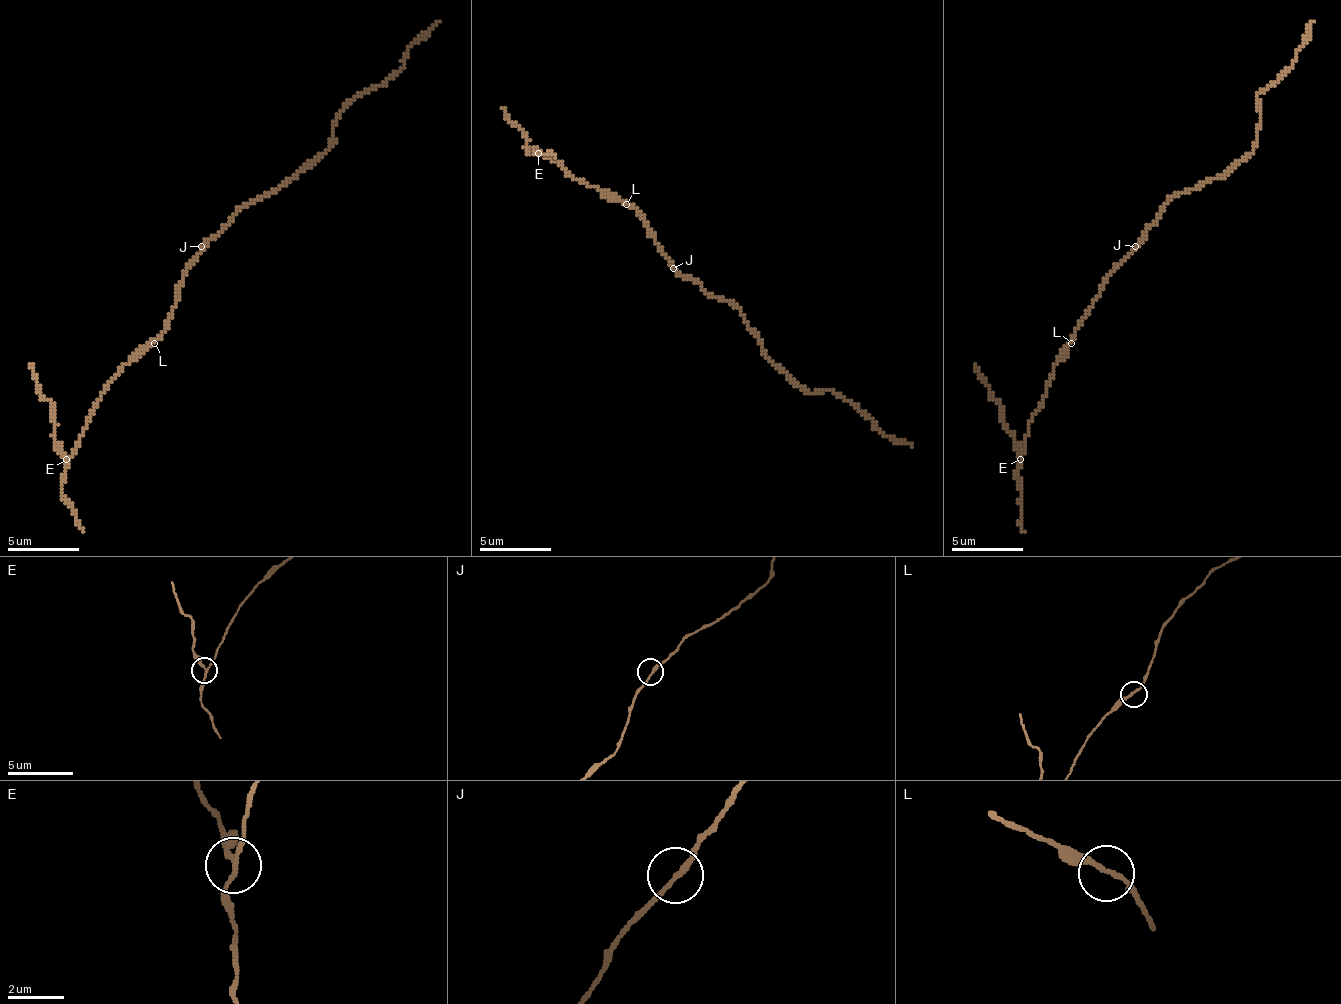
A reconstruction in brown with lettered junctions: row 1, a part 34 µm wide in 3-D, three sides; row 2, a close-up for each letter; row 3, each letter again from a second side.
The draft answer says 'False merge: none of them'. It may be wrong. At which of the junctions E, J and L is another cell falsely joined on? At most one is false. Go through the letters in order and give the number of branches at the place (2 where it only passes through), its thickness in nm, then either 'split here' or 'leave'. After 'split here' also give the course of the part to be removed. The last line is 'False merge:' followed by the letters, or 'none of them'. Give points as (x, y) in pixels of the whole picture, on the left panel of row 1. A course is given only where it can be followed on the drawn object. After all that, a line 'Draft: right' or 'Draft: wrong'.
E: branches 3; calibre 160 nm; split here; course (65, 460), (54, 439), (54, 407), (40, 392), (29, 364)
J: branches 2; calibre 190 nm; leave
L: branches 2; calibre 170 nm; leave
False merge: E
Draft: wrong

